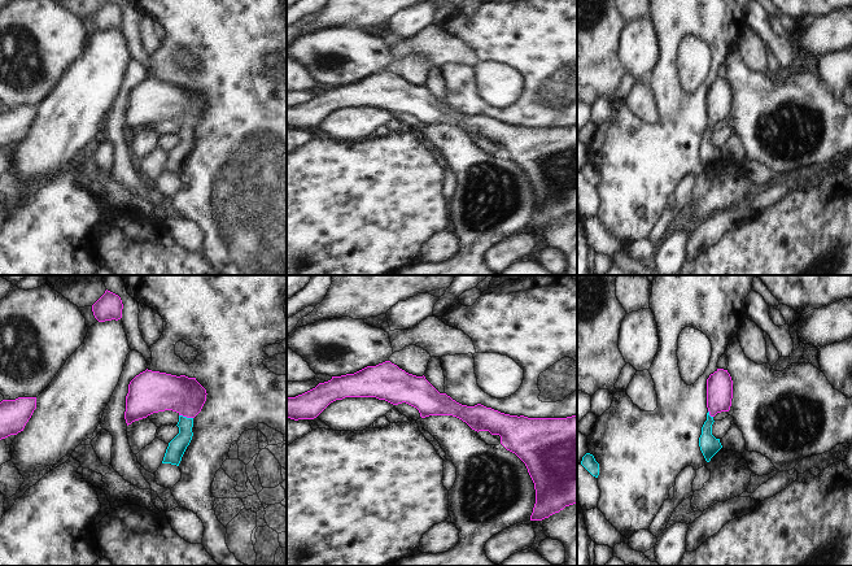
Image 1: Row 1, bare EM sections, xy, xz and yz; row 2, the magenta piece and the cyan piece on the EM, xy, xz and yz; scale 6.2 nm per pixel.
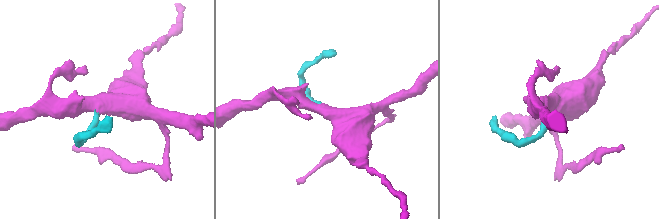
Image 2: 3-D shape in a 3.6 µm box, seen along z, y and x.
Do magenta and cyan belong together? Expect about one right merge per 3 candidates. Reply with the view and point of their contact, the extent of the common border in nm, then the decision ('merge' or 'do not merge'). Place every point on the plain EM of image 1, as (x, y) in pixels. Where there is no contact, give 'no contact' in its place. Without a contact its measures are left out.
xy (186, 125) | 90 nm | merge

